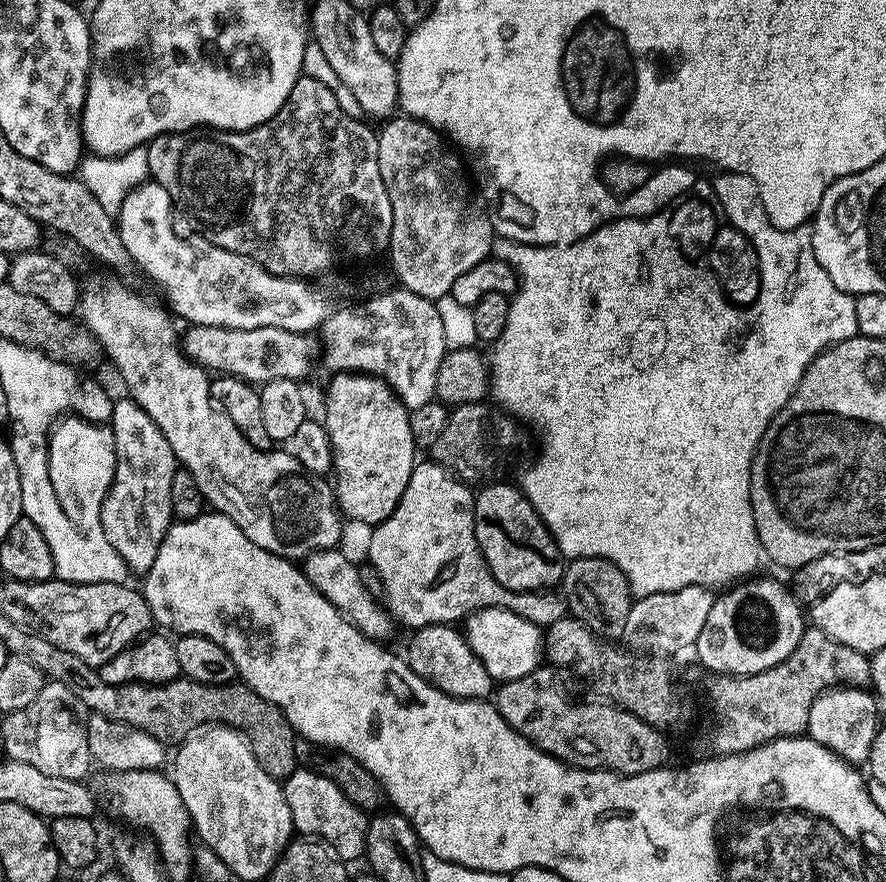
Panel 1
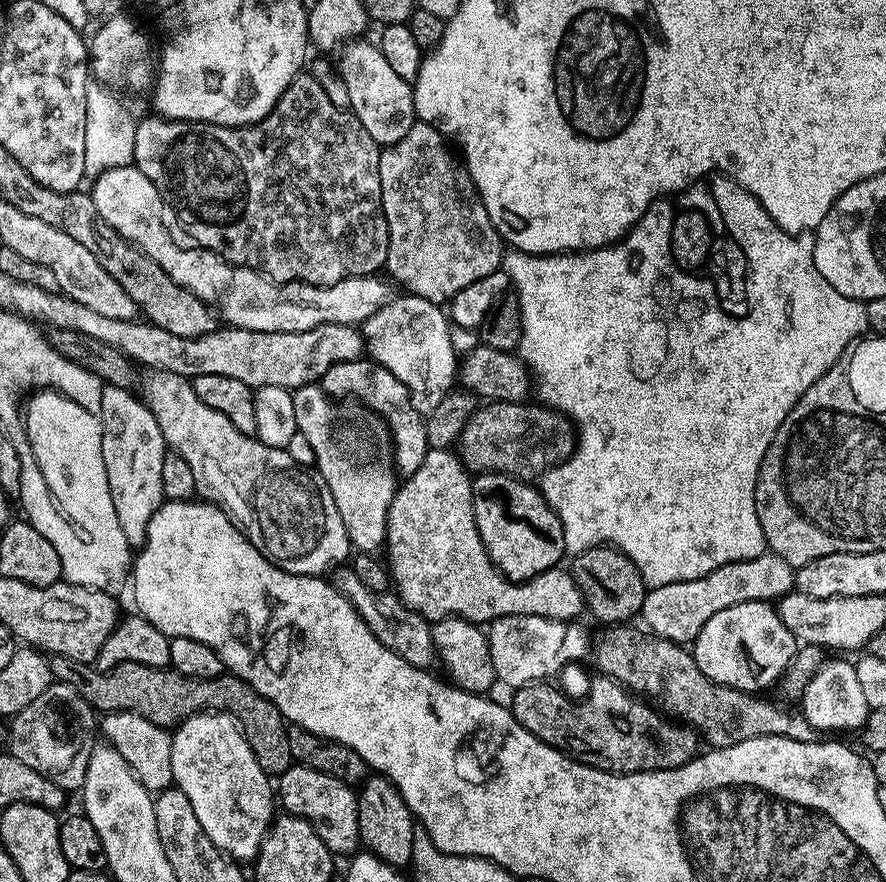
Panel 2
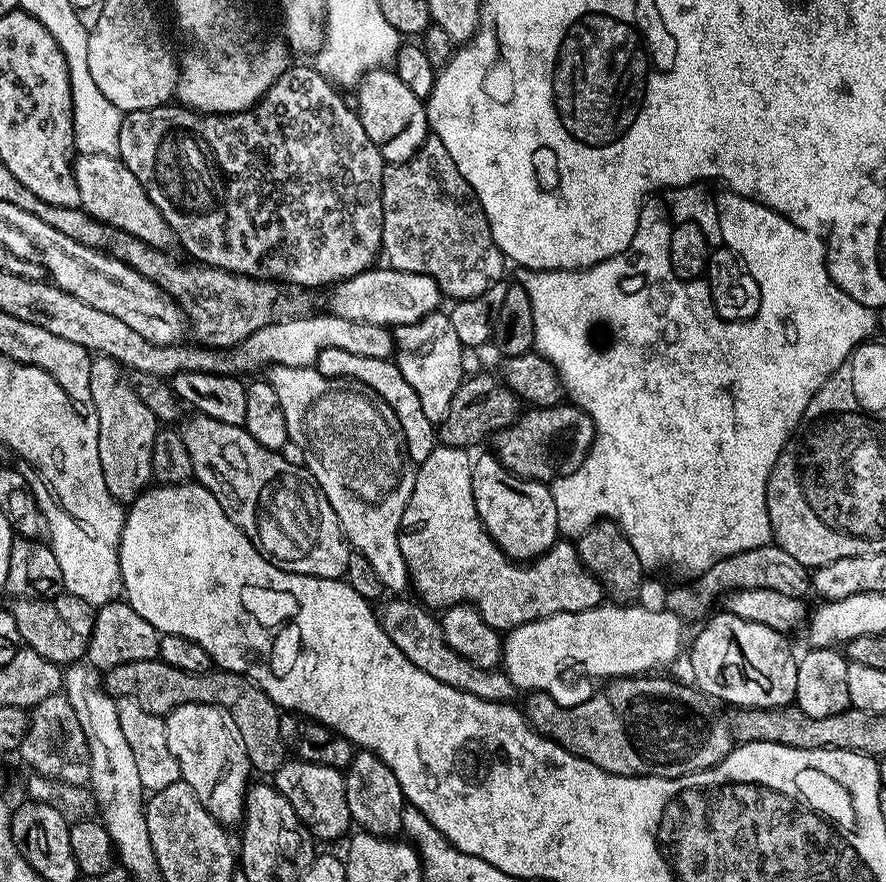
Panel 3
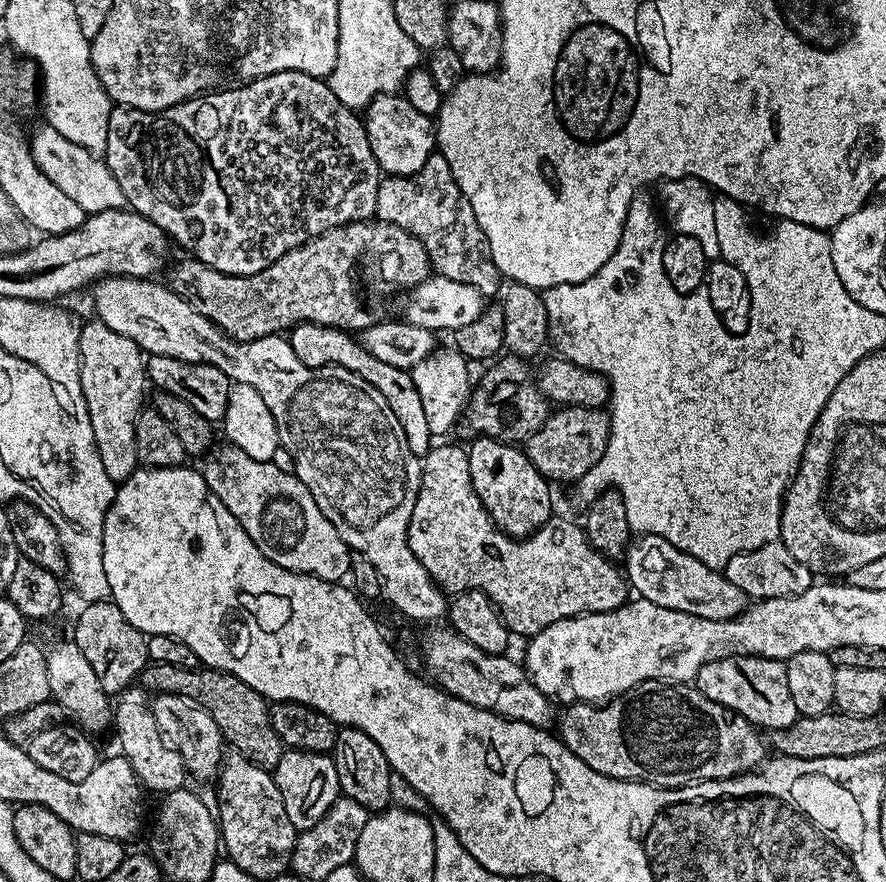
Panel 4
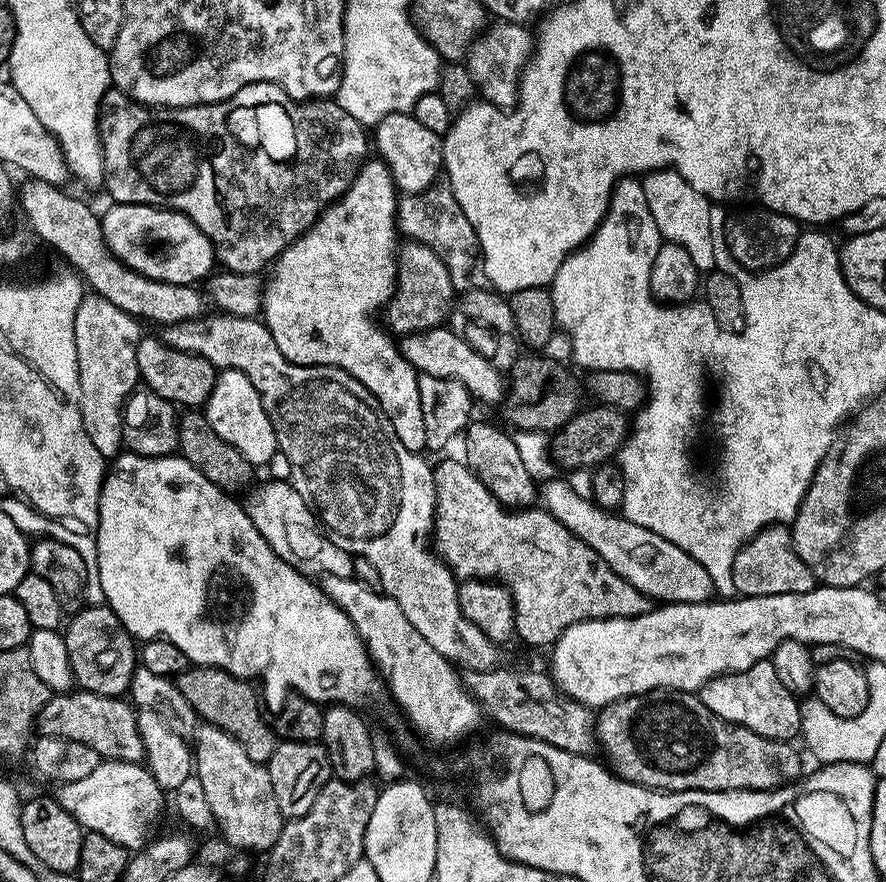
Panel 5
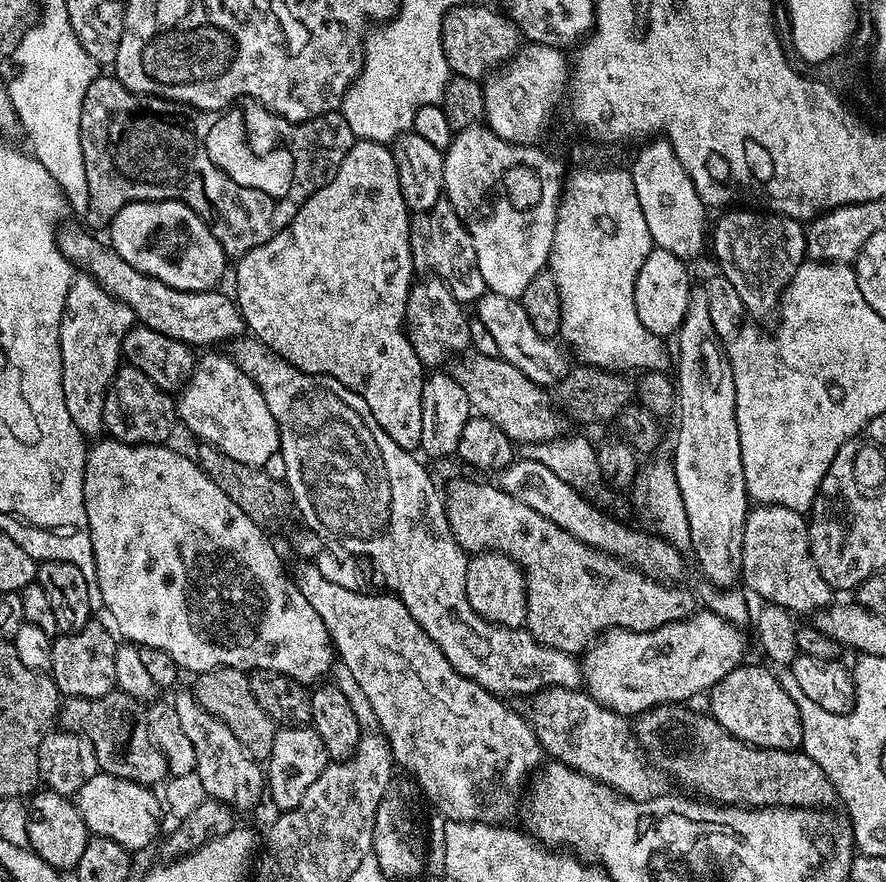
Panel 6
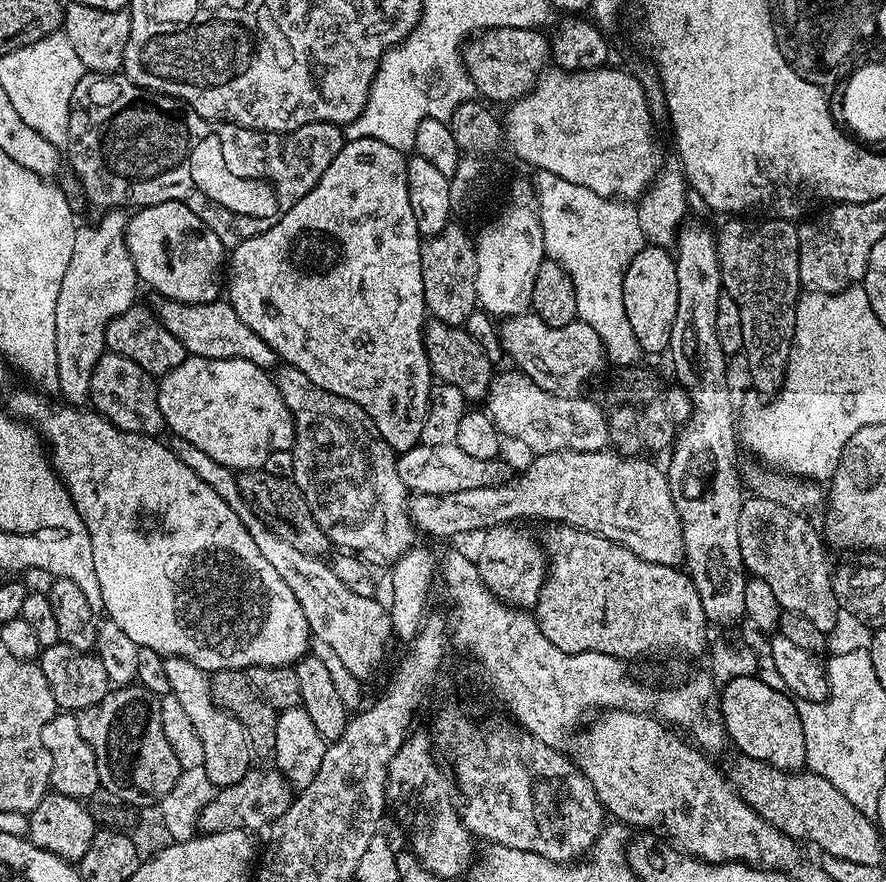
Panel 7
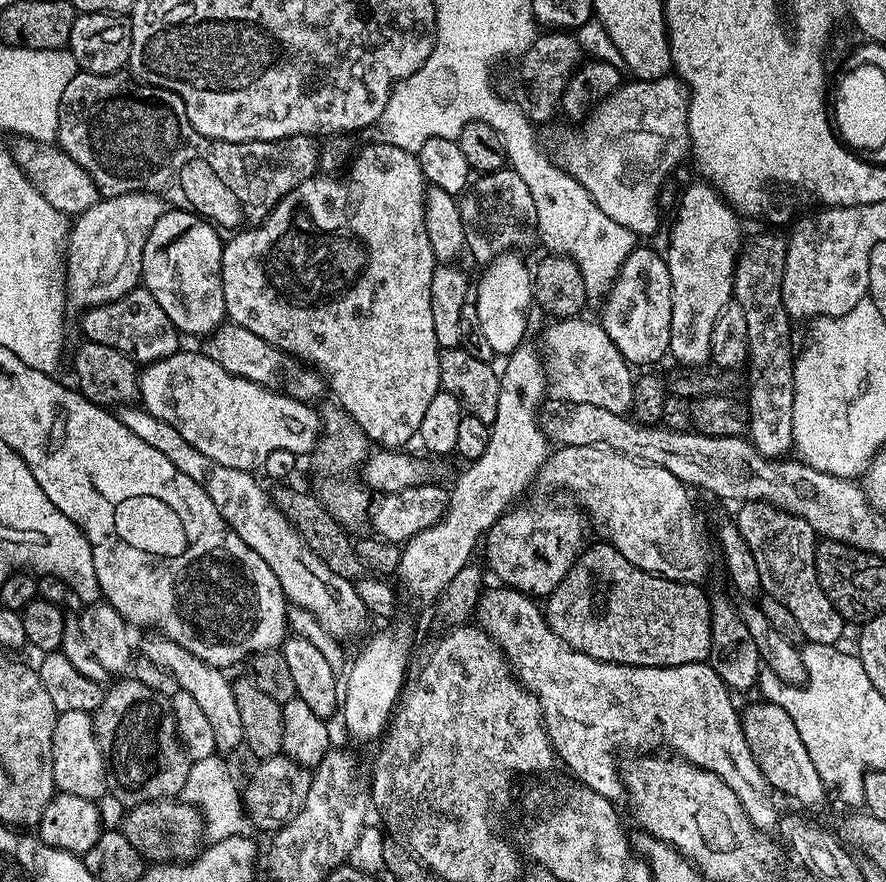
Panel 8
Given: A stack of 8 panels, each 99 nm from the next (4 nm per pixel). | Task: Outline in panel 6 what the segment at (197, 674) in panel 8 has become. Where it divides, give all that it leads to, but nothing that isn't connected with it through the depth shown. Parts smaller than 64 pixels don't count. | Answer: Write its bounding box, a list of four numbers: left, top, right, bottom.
[170,690,266,809]

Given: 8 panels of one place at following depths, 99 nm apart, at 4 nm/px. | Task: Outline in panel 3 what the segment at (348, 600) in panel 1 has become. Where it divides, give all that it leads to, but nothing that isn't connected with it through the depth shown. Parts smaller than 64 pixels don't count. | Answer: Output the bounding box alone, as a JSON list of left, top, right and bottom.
[378,598,518,704]

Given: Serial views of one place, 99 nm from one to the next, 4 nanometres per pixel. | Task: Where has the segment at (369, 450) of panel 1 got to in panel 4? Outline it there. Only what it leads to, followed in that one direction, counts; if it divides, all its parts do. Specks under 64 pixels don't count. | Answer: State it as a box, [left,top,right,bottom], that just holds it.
[290,324,434,458]

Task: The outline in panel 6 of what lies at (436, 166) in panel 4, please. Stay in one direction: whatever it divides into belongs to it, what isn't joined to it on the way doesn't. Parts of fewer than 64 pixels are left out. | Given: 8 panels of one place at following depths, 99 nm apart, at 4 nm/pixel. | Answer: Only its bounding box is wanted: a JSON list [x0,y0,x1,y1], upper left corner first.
[410,199,486,305]

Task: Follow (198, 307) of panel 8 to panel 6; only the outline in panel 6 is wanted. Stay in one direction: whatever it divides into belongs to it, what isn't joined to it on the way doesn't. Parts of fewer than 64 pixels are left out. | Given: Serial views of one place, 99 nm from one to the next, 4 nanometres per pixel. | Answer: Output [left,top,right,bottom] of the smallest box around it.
[110,200,226,292]

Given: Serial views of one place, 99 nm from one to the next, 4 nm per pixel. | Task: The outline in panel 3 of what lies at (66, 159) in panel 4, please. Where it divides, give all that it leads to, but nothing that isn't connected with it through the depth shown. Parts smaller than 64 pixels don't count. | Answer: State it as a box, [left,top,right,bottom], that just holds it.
[72,154,174,249]

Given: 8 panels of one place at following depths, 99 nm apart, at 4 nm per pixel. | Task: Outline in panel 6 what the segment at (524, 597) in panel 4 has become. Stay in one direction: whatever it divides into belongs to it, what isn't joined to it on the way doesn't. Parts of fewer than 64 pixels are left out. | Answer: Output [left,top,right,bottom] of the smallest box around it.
[446,480,692,654]

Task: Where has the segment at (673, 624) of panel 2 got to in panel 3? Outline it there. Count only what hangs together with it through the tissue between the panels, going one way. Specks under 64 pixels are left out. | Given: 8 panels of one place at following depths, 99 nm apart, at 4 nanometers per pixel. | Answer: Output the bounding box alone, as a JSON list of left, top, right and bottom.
[667,543,810,622]

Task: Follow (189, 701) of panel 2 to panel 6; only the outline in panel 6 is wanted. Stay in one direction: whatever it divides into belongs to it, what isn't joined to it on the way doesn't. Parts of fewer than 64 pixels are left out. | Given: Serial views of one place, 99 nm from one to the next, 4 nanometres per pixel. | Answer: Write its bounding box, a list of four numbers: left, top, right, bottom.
[190,668,278,761]

